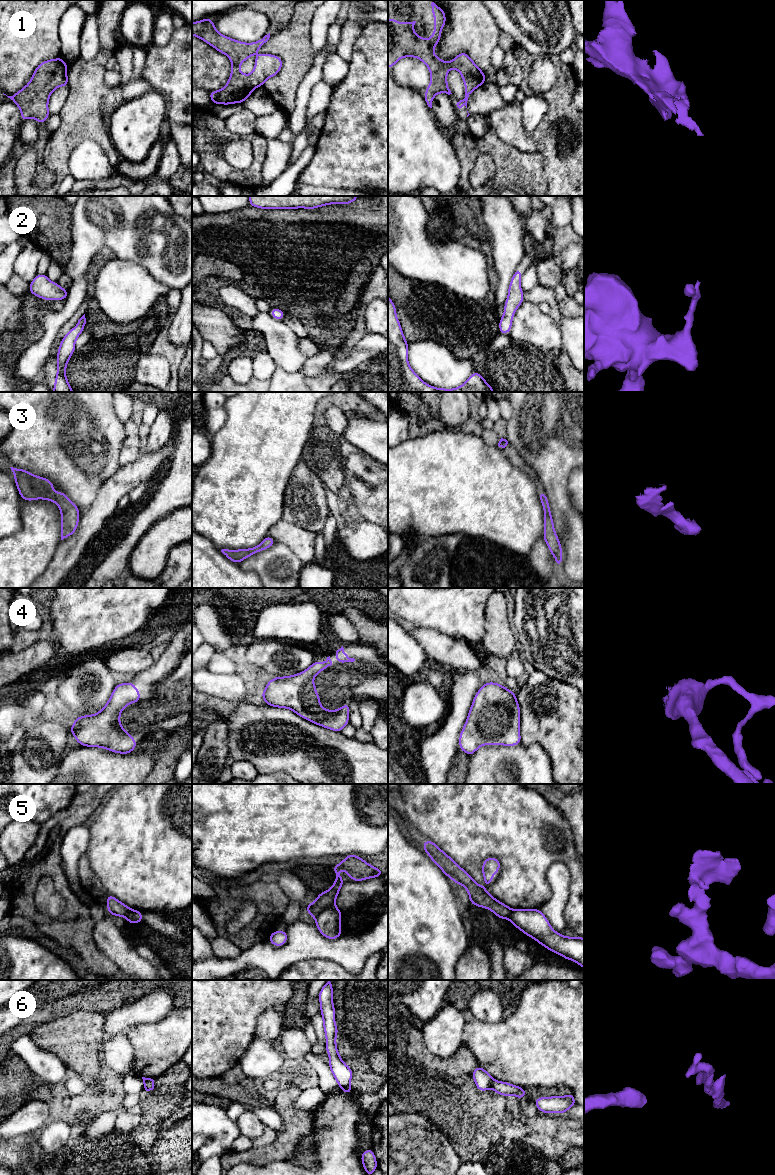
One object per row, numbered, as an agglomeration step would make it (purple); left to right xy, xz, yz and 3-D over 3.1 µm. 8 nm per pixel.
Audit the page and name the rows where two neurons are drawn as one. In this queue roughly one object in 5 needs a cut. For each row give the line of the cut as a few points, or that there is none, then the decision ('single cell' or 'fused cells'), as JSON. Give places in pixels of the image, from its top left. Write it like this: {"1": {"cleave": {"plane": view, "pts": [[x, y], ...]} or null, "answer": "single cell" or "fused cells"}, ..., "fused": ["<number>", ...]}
{"1": {"cleave": null, "answer": "single cell"}, "2": {"cleave": null, "answer": "single cell"}, "3": {"cleave": null, "answer": "single cell"}, "4": {"cleave": null, "answer": "single cell"}, "5": {"cleave": {"plane": "xz", "pts": [[334, 903], [327, 906], [315, 918]]}, "answer": "fused cells"}, "6": {"cleave": null, "answer": "single cell"}, "fused": ["5"]}

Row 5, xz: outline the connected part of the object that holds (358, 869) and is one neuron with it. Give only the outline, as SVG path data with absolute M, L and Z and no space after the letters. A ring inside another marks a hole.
M356 854L347 855L342 862L332 867L336 876L333 886L329 890L319 893L316 900L307 905L305 910L313 918L316 919L324 909L335 904L338 893L344 884L344 879L338 874L339 869L345 870L352 881L363 881L369 878L380 877L384 874L384 871L368 864Z

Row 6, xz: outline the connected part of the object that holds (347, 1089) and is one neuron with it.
M328 980L319 992L318 996L321 1004L320 1014L323 1017L323 1029L325 1030L325 1048L329 1056L329 1068L339 1084L340 1090L351 1095L353 1093L350 1082L353 1071L343 1061L336 1045L338 1027L335 1023L335 1007L333 1005L332 980Z

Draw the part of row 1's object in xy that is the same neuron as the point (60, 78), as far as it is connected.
M59 57L59 58L56 58L56 59L50 59L50 60L46 60L46 61L43 61L42 63L40 63L38 66L37 66L37 68L35 69L35 71L34 71L34 73L33 73L33 75L32 75L32 77L31 77L31 80L30 80L30 82L25 86L25 87L23 87L20 91L18 91L16 94L14 94L13 96L7 96L6 94L4 94L4 95L6 95L8 98L10 98L11 100L12 100L12 102L14 102L18 107L19 107L19 109L20 109L20 112L21 112L21 121L26 121L26 120L28 120L29 118L35 118L37 121L38 121L38 123L39 124L44 124L45 123L45 121L46 121L46 119L49 117L49 115L50 115L50 113L49 113L49 110L48 110L48 102L49 102L49 98L50 98L50 94L56 89L56 88L58 88L58 87L60 87L60 86L68 86L69 87L69 82L68 82L68 78L67 78L67 70L68 70L68 65L65 63L65 61L62 59L62 57Z

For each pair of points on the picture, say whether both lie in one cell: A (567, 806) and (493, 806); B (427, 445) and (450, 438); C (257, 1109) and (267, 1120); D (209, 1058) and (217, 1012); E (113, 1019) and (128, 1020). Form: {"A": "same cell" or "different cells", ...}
{"A": "different cells", "B": "same cell", "C": "same cell", "D": "same cell", "E": "same cell"}

